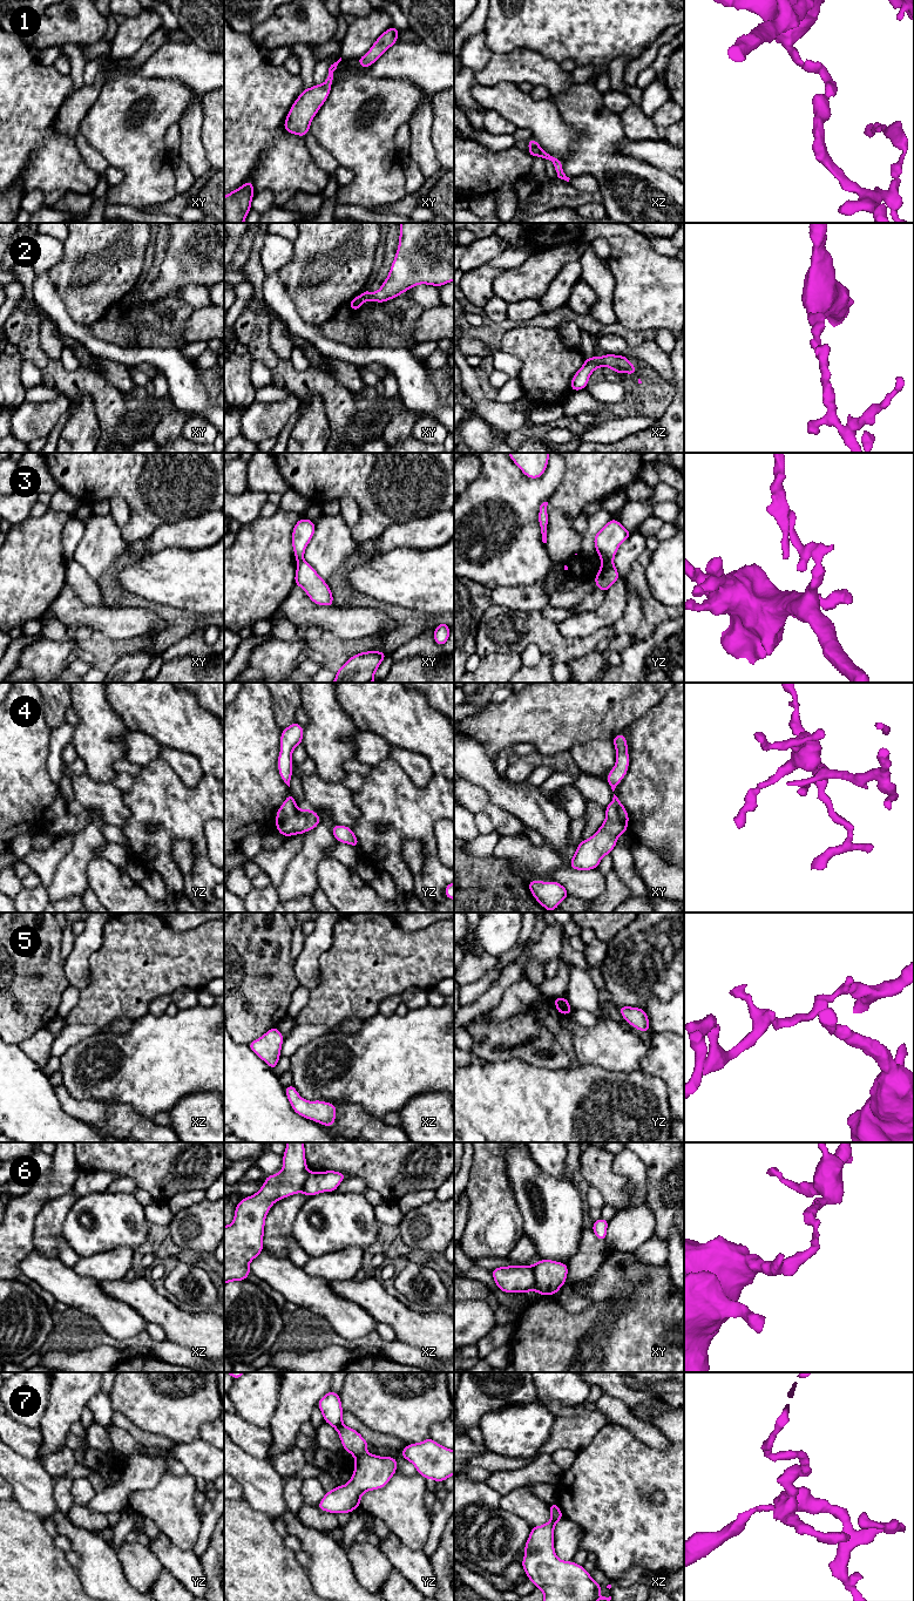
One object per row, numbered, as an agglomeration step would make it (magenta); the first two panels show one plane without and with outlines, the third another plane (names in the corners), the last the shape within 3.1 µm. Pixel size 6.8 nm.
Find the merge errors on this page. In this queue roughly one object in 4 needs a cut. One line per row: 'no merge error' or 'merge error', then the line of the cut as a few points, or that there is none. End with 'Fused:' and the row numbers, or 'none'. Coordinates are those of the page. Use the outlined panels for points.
1: no merge error; cut none
2: no merge error; cut none
3: merge error; cut yz (611, 560), (603, 562)
4: no merge error; cut none
5: no merge error; cut none
6: merge error; cut xy (532, 1266), (535, 1288)
7: merge error; cut yz (366, 1453), (356, 1457)
Fused: 3, 6, 7

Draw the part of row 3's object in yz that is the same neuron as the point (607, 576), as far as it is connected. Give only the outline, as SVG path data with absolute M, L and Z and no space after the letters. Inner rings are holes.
M605 561L598 569L596 577L594 578L595 584L598 589L601 589L604 593L608 589L615 584L615 582L620 578L620 574L612 561Z

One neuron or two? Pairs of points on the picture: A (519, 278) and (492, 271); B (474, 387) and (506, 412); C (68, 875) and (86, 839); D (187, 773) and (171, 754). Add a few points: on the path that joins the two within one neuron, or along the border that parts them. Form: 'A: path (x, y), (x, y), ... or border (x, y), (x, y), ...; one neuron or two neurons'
A: border (505, 270), (494, 279), (494, 294); two neurons
B: path (478, 397), (493, 412), (496, 412); one neuron
C: path (73, 866), (85, 848); one neuron
D: path (185, 768), (176, 759); one neuron

